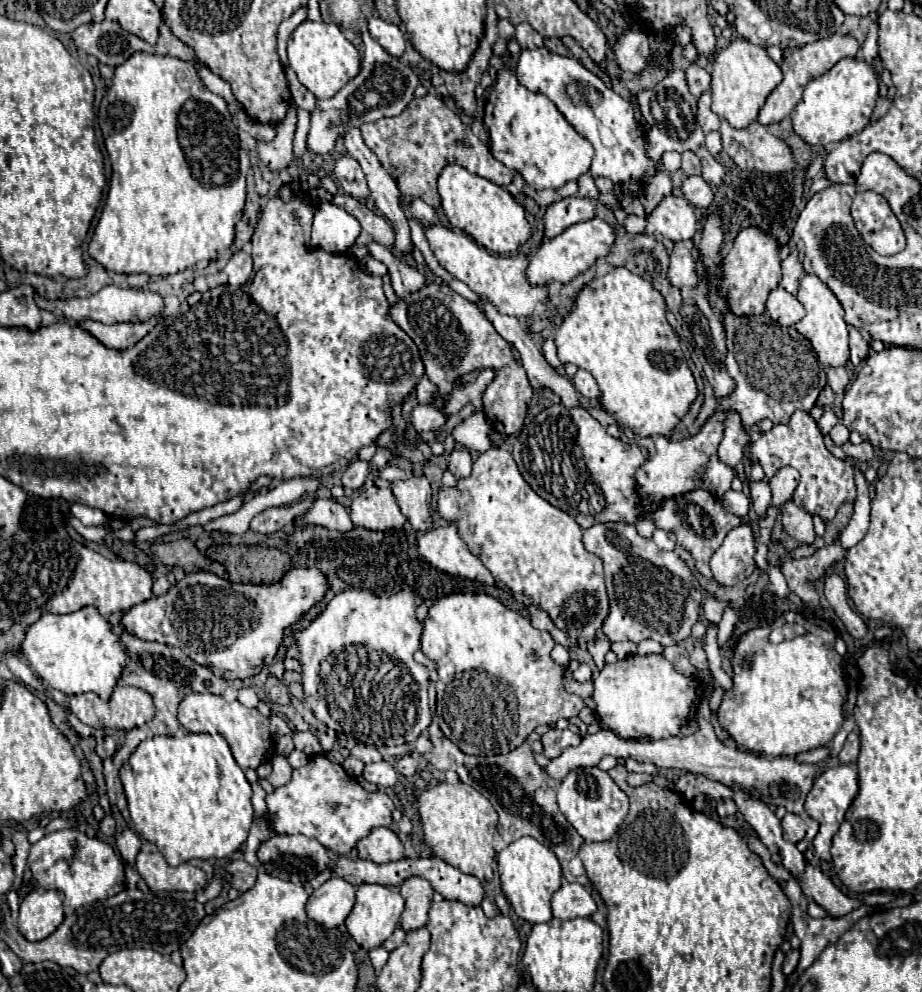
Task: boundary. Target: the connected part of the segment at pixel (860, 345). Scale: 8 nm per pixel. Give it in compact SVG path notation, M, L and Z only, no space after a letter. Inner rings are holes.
M850 325L848 331L850 331L850 361L854 365L860 365L868 355L868 343L862 339L862 335L856 327Z

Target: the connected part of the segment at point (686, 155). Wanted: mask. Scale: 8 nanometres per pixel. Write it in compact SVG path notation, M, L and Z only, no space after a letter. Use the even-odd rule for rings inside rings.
M684 151L684 153L682 153L682 171L684 171L684 175L688 175L688 177L702 173L700 159L698 159L692 151Z

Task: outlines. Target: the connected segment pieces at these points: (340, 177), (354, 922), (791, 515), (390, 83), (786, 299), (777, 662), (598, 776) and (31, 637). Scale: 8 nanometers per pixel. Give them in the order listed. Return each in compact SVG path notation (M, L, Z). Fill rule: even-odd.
M348 153L344 157L340 157L334 165L334 177L340 183L340 187L344 189L344 193L358 199L358 181L364 181L366 177L364 177L360 163L354 157L350 157Z
M364 883L356 889L356 903L350 915L346 917L346 929L360 947L370 951L380 947L392 935L392 931L400 921L402 911L404 911L404 899L396 889L378 883Z
M792 499L782 505L782 525L788 535L802 543L810 545L816 539L812 517L804 509L800 509Z
M364 39L364 45L366 51L364 51L360 73L350 83L346 83L332 99L318 101L316 111L312 113L308 149L316 155L326 155L328 151L334 149L334 141L340 137L342 127L360 127L362 123L400 115L406 109L406 105L414 99L414 89L422 83L418 73L412 67L388 55L374 39L370 41L370 45Z
M778 287L770 293L770 297L766 301L766 311L780 325L794 325L806 315L802 303L794 295L784 291L782 287Z
M794 613L806 627L802 637L772 645L768 641L770 627L758 627L738 637L732 653L732 689L724 691L718 709L718 723L730 733L736 745L744 751L768 757L796 755L828 745L842 727L842 703L846 699L846 683L842 673L842 657L834 651L836 631L830 623L814 623Z
M582 767L570 771L558 787L558 805L568 823L584 837L584 841L610 839L628 815L628 795L598 767Z
M82 607L80 611L68 615L44 613L36 623L28 627L26 637L16 653L28 661L28 665L42 677L46 685L66 695L80 695L94 691L100 699L110 699L112 689L126 667L126 651L118 643L118 637L112 633L110 623L94 607ZM44 617L48 617L46 633L44 633ZM56 619L66 619L66 621L62 623L58 621L56 629Z

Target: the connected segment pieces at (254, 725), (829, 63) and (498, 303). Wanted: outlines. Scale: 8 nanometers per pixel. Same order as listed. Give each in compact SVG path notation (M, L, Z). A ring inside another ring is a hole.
M192 693L184 697L178 707L178 721L190 733L220 733L228 741L236 763L242 769L256 769L268 759L274 747L272 735L268 731L268 719L258 709L248 709L240 701L228 703L212 693Z
M830 35L828 39L820 39L820 41L814 41L814 43L808 43L800 49L794 49L794 51L788 51L786 57L784 57L784 63L782 63L782 73L784 73L784 79L782 83L768 95L764 107L760 109L760 115L758 115L758 121L762 125L772 125L774 123L780 123L784 117L788 117L792 113L792 109L800 103L802 99L802 91L804 91L804 85L810 81L810 79L816 79L820 75L824 75L826 71L830 71L840 59L844 57L854 57L858 53L858 41L850 35Z
M444 225L426 227L426 239L430 241L430 249L434 251L440 265L456 279L464 281L474 293L488 299L498 309L498 313L526 319L532 315L536 303L548 301L548 285L530 285L530 281L526 279L526 269L528 269L526 255L502 257L488 253L484 247L478 247L476 241L470 239L468 235L446 229Z

